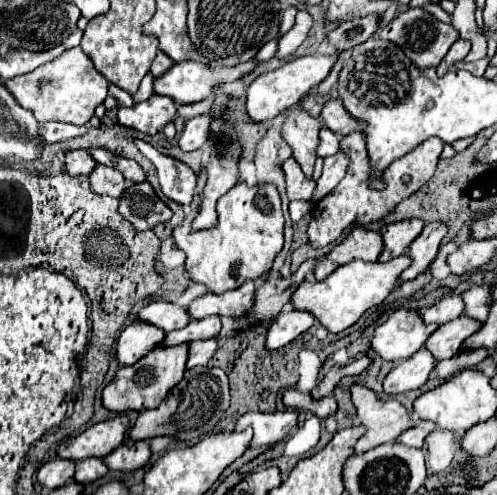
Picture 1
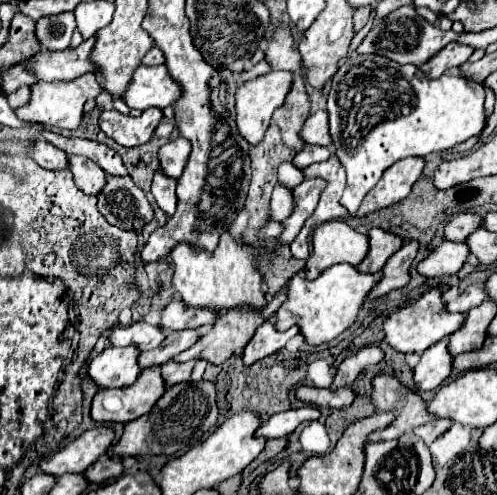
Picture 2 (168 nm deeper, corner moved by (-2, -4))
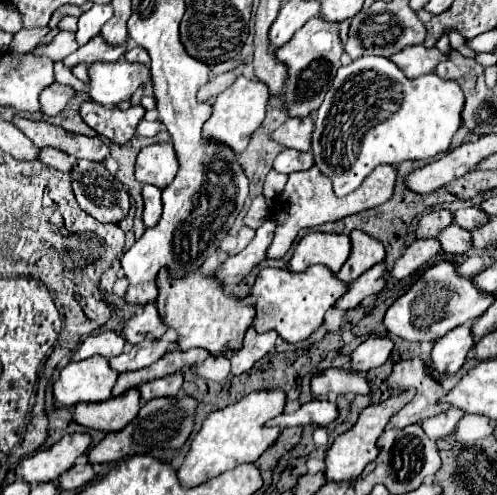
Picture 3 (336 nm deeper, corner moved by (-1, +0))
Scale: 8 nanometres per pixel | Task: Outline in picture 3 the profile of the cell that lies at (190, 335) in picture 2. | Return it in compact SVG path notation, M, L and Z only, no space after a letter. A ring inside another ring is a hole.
M143 342L139 346L131 346L127 348L123 354L115 356L109 360L111 368L119 374L123 372L133 372L133 370L141 370L145 366L151 366L155 360L159 360L165 350L167 350L169 342L157 342L153 346L153 342Z

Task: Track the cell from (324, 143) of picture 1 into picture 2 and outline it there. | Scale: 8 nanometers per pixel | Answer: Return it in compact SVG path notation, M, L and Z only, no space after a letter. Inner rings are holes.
M306 144L304 150L294 156L292 162L294 162L298 168L308 168L308 166L312 166L312 164L316 164L316 162L324 162L324 160L328 160L328 158L330 158L330 150L328 150L326 146Z

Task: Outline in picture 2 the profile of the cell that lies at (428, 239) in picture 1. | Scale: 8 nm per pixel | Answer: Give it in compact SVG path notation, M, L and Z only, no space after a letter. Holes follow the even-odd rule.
M406 242L384 266L384 276L382 276L382 282L378 286L374 286L372 294L368 296L370 300L372 298L380 298L380 296L386 296L388 292L396 290L396 288L404 288L408 282L410 282L410 266L416 258L420 250L420 242Z

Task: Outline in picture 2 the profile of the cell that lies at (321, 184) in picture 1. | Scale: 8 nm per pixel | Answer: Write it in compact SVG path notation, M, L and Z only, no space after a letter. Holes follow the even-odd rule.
M310 178L310 180L304 180L300 186L294 188L296 210L292 212L290 218L284 220L286 230L282 234L282 244L290 244L298 236L298 232L304 226L304 222L316 210L318 200L320 200L320 192L324 190L324 186L326 186L326 182L322 178Z

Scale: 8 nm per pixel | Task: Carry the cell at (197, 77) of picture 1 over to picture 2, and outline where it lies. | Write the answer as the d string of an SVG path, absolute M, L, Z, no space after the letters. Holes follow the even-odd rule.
M140 66L132 78L132 86L124 92L122 100L126 100L130 108L146 110L150 106L172 106L180 96L182 86L168 74L166 66Z

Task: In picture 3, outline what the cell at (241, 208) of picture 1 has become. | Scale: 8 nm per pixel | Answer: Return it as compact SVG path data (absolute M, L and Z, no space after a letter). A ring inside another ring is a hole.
M195 272L181 280L171 280L169 274L159 274L159 298L157 310L167 328L177 332L177 348L203 348L211 356L227 356L241 348L243 334L251 326L251 318L255 310L251 304L243 304L241 300L225 294L225 290L213 280L213 276L203 276Z

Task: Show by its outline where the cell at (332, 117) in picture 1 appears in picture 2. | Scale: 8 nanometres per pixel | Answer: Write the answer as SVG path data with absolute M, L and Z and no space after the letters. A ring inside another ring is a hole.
M318 110L308 118L304 124L304 130L300 134L308 144L322 144L322 146L332 146L332 136L328 130L328 112Z

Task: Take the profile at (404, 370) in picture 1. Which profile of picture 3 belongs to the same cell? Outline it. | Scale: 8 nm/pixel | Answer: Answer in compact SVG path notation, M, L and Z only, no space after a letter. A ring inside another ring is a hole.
M471 322L451 330L451 334L445 334L441 340L435 342L435 348L431 352L433 370L439 374L459 372L473 344L475 344L475 336L471 334Z

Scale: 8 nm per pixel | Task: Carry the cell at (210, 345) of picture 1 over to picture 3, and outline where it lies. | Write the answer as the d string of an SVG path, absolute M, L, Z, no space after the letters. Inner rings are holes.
M181 372L167 376L167 378L159 378L155 382L147 382L143 386L139 386L139 394L141 394L141 402L149 402L153 398L173 398L183 384L183 376Z

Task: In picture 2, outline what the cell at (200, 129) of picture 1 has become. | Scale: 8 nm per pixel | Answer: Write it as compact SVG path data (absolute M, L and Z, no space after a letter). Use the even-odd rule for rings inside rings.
M178 136L176 140L164 144L160 148L160 170L172 178L180 178L190 152L192 152L192 142L188 142L188 138L184 136Z

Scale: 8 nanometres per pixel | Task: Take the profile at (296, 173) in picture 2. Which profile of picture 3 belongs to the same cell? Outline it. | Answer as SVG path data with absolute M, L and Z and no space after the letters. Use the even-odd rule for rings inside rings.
M271 170L265 178L265 184L263 184L263 196L265 198L275 198L283 192L283 186L287 182L287 176L285 174L275 174L275 170Z

